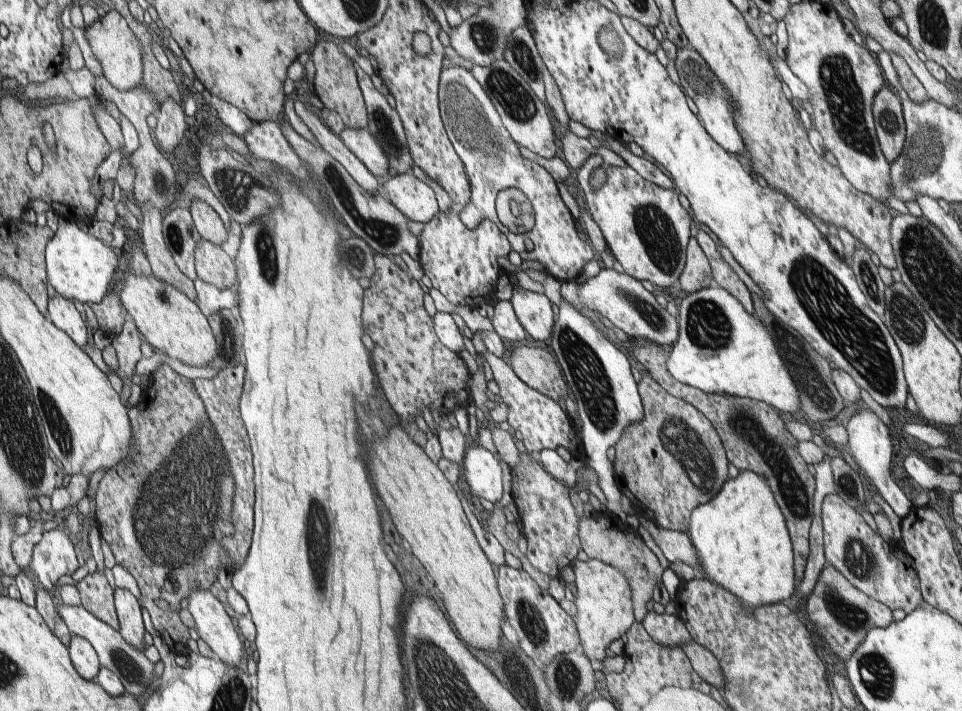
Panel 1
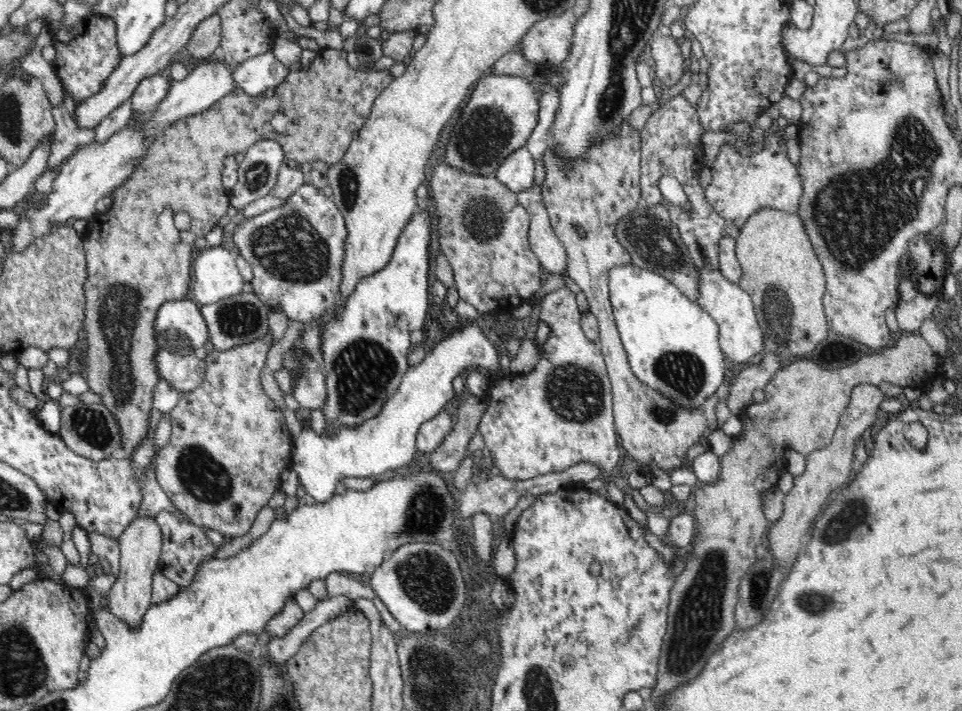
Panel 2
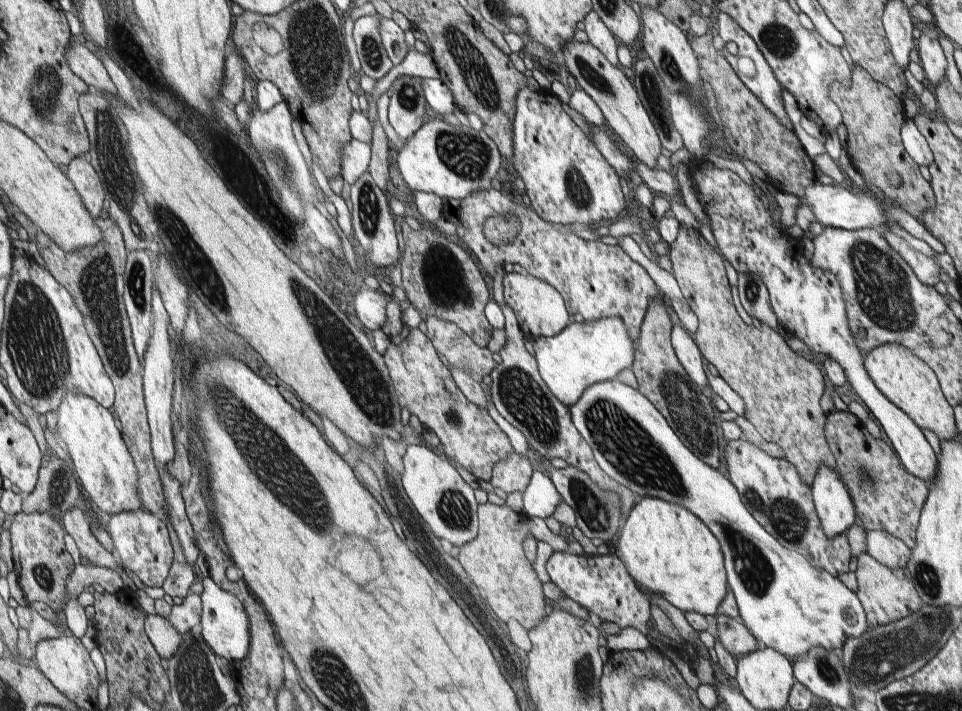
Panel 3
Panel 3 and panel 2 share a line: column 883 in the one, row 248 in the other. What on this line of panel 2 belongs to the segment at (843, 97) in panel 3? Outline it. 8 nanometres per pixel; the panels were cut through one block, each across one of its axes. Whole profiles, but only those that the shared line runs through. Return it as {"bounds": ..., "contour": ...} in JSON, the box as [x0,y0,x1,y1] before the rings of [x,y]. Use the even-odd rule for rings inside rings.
{"bounds":[84,50,396,456],"contour":[[[320,50],[318,52],[318,58],[310,64],[310,68],[306,70],[290,70],[290,74],[282,80],[282,84],[276,86],[276,94],[274,98],[266,98],[266,96],[248,96],[246,92],[242,92],[242,88],[234,88],[230,94],[226,94],[226,98],[220,98],[210,110],[204,110],[202,114],[196,114],[196,116],[190,116],[190,118],[184,118],[180,122],[176,122],[174,126],[170,126],[166,130],[164,136],[160,136],[154,146],[148,148],[148,152],[144,154],[144,158],[138,162],[136,170],[132,172],[132,176],[114,192],[114,204],[112,204],[112,210],[108,210],[106,214],[98,214],[94,216],[96,220],[96,226],[100,226],[100,232],[90,232],[84,240],[84,250],[88,254],[88,268],[90,268],[90,282],[88,282],[88,320],[86,320],[86,334],[84,334],[84,356],[86,356],[86,364],[84,364],[84,378],[88,380],[90,388],[94,394],[100,394],[102,400],[104,400],[104,406],[118,418],[120,422],[120,428],[122,428],[122,438],[124,438],[124,452],[132,456],[134,448],[138,448],[148,432],[150,432],[150,412],[154,410],[154,388],[156,384],[162,380],[160,378],[160,368],[156,364],[156,354],[158,354],[158,348],[156,346],[156,338],[154,338],[154,326],[156,326],[156,314],[158,310],[162,310],[162,306],[166,306],[166,302],[182,302],[188,298],[190,294],[190,266],[192,266],[192,252],[194,252],[194,240],[196,238],[206,238],[220,222],[222,216],[228,214],[228,208],[230,208],[230,190],[224,186],[222,182],[222,170],[224,170],[224,160],[226,158],[240,158],[250,146],[254,146],[256,142],[260,140],[274,140],[274,142],[280,142],[286,150],[286,158],[290,160],[292,166],[302,166],[302,164],[314,164],[314,162],[324,162],[328,166],[334,166],[338,162],[344,160],[352,140],[354,140],[354,132],[360,132],[366,124],[366,120],[370,118],[372,114],[372,106],[374,102],[378,100],[378,96],[394,82],[396,76],[392,76],[390,70],[384,70],[384,72],[358,72],[354,68],[350,68],[348,64],[348,54],[346,52],[340,52],[340,50]],[[170,208],[176,214],[180,212],[186,212],[190,216],[190,230],[184,234],[184,242],[182,246],[172,246],[164,240],[160,228],[158,228],[158,216]]]}

